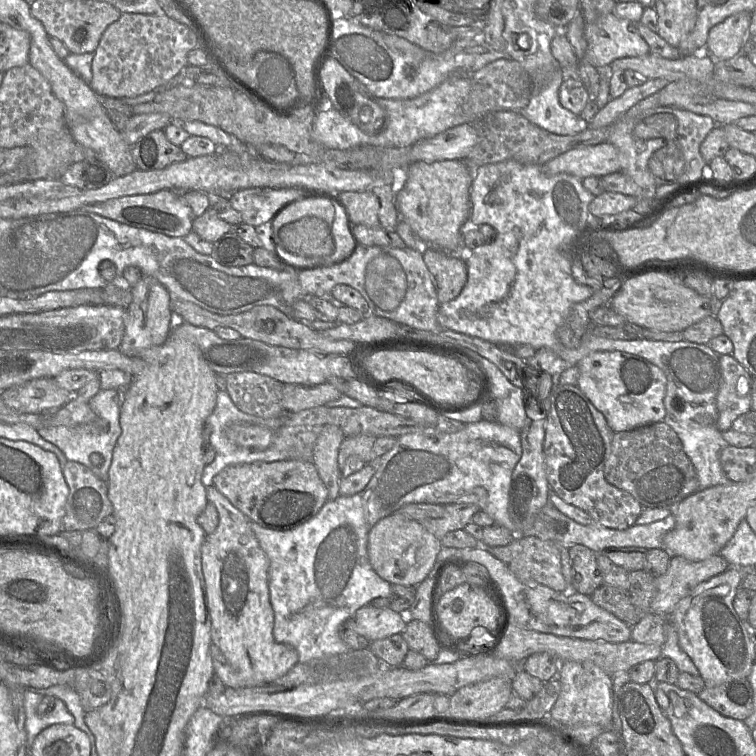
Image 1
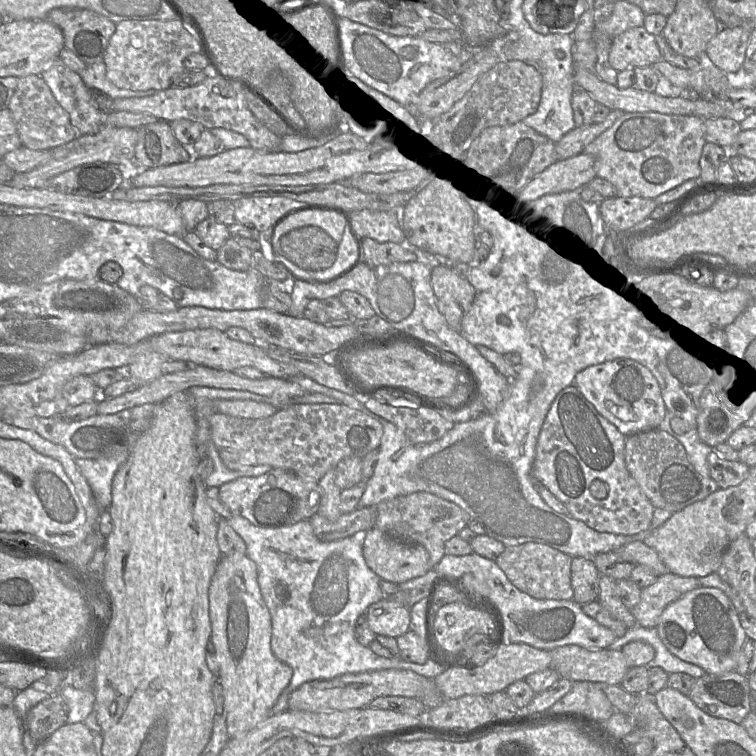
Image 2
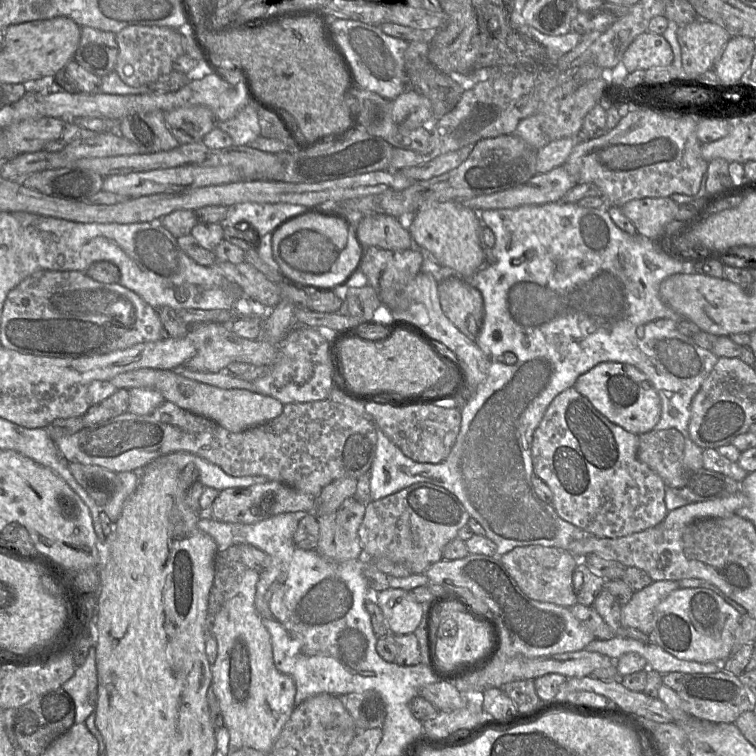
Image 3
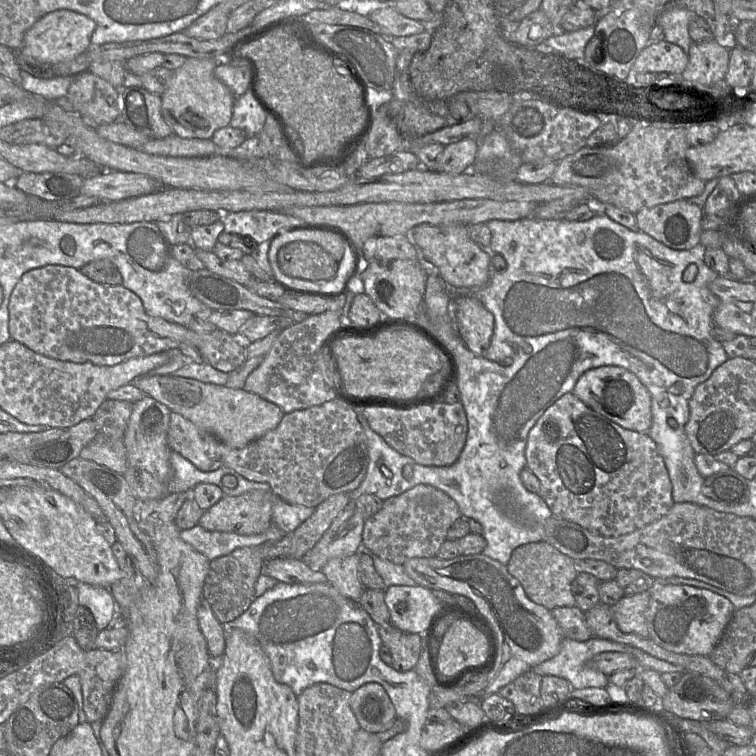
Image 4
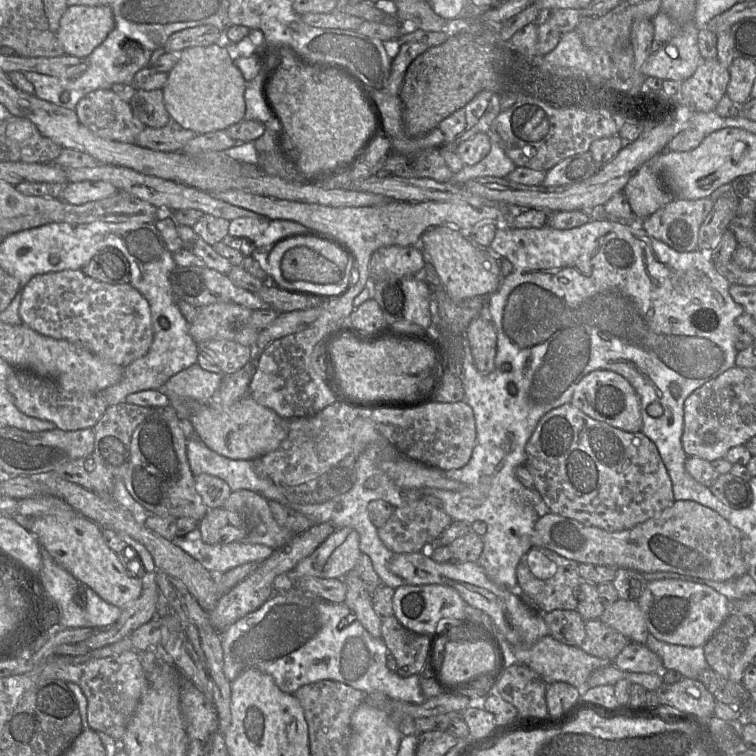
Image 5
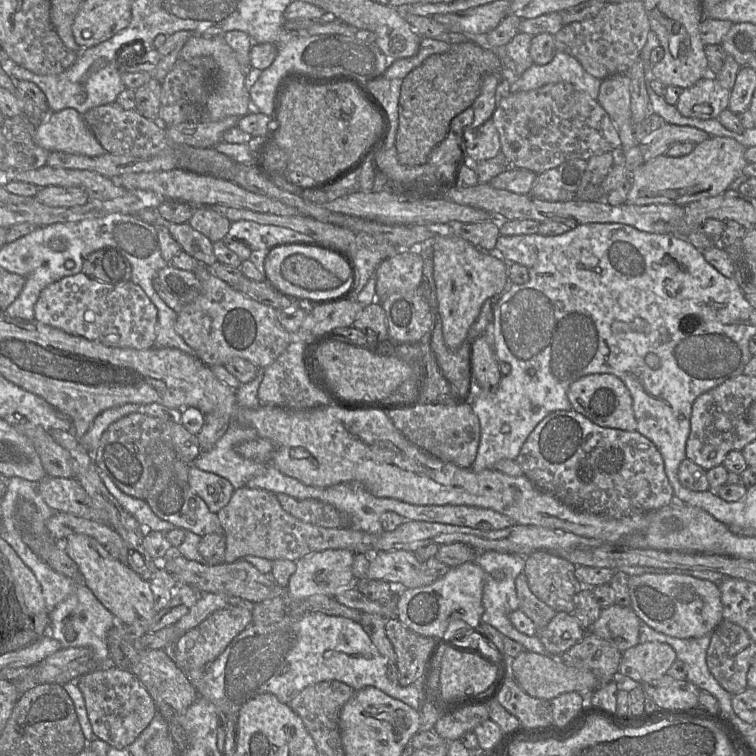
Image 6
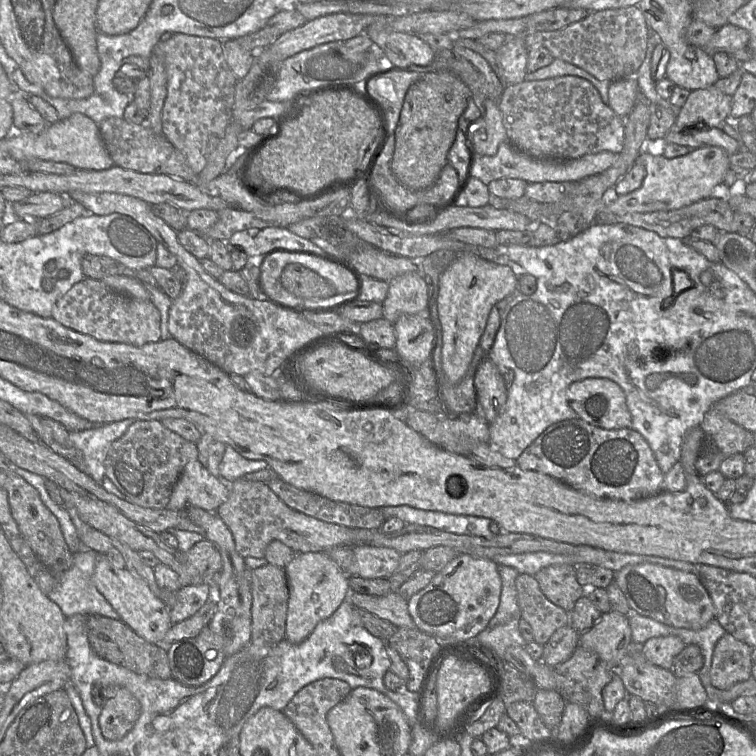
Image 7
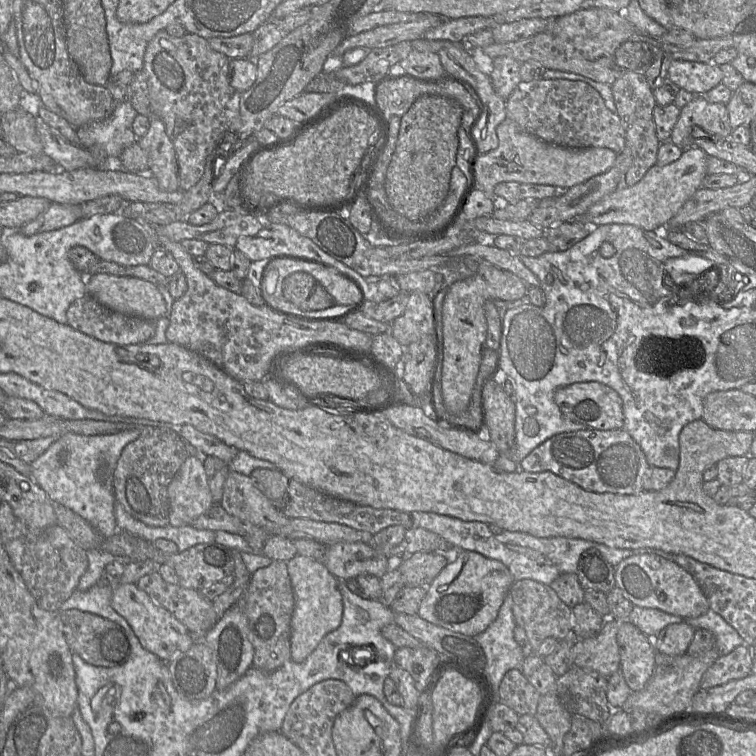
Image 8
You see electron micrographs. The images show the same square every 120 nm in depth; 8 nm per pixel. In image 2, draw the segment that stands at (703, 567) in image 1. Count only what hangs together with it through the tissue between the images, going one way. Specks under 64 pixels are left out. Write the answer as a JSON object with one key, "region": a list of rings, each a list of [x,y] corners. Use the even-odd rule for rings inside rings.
{"region":[[[668,571],[642,589],[639,603],[630,611],[639,625],[656,627],[664,609],[686,592],[699,587],[699,582],[698,577],[680,576]]]}

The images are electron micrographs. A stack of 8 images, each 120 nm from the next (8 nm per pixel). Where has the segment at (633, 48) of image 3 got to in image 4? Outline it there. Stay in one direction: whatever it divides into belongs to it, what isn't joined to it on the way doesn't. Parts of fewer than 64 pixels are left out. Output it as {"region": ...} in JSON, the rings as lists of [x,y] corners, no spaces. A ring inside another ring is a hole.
{"region":[[[665,40],[648,44],[639,54],[629,72],[629,79],[638,73],[681,75],[688,64],[689,56],[683,49]]]}

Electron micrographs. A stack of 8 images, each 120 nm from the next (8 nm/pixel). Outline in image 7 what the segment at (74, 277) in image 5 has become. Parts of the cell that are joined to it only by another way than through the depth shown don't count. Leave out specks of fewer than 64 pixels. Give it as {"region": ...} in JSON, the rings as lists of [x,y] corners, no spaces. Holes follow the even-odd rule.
{"region":[[[83,278],[54,304],[52,316],[65,327],[103,342],[141,346],[160,341],[160,313],[150,301],[117,293],[101,280]]]}

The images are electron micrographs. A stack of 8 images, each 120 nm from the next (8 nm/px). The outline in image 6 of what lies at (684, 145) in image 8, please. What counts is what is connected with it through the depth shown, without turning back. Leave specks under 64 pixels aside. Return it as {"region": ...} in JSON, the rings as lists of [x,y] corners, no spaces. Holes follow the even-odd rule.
{"region":[[[708,75],[683,89],[676,107],[681,115],[702,120],[716,119],[729,106],[730,90],[723,88],[716,75]]]}

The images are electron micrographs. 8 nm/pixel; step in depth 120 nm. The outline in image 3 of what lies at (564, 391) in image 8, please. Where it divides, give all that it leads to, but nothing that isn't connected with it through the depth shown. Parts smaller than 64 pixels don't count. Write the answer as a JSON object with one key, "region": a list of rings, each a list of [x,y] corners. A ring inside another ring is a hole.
{"region":[[[620,362],[599,363],[580,375],[573,388],[610,422],[632,434],[649,432],[660,420],[660,397],[647,375],[633,365]]]}

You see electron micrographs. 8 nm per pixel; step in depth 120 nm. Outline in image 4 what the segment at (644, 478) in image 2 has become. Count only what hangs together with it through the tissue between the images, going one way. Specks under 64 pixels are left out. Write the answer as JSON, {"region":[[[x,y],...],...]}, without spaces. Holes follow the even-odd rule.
{"region":[[[729,468],[704,478],[702,493],[718,502],[742,504],[749,498],[748,480]]]}

